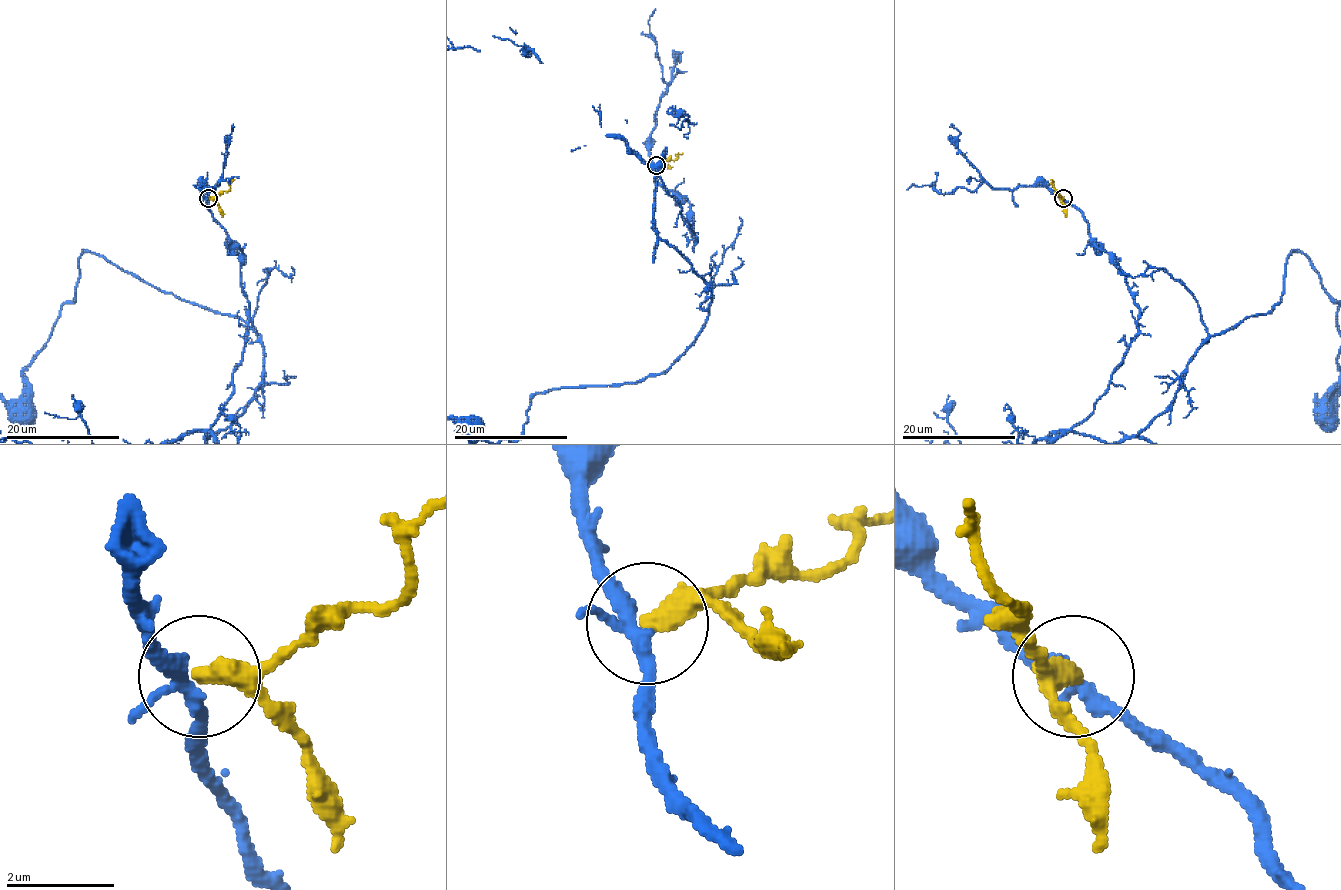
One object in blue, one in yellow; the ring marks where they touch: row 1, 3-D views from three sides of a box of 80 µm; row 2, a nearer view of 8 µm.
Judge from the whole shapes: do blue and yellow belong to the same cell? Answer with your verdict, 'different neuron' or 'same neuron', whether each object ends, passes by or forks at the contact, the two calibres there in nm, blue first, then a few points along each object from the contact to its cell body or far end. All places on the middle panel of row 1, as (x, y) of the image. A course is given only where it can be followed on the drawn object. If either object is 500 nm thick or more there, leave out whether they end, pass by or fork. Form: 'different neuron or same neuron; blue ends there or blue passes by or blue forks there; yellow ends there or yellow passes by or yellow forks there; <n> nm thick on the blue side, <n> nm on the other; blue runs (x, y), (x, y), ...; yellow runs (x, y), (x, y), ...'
different neuron; blue forks there; yellow ends there; 240 nm thick on the blue side, 440 nm on the other; blue runs (655, 165), (689, 204), (696, 241), (655, 175), (704, 328), (659, 374), (535, 395), (514, 441), (470, 428)

